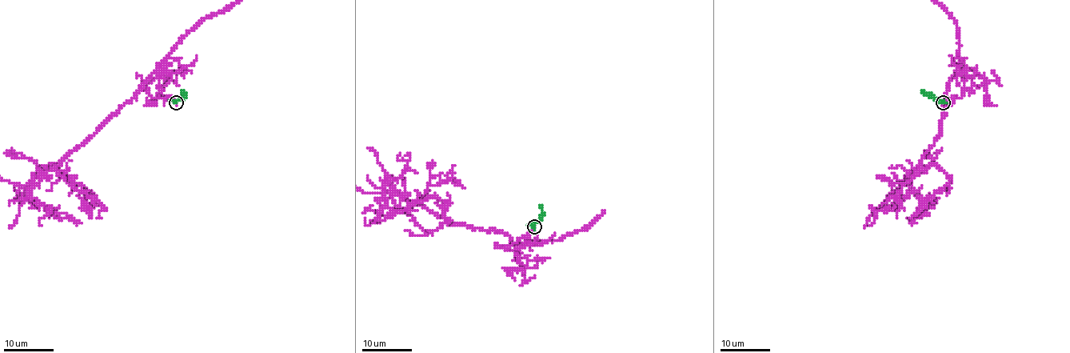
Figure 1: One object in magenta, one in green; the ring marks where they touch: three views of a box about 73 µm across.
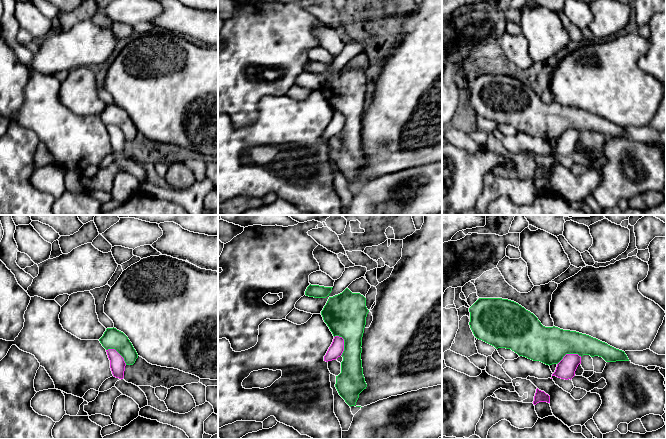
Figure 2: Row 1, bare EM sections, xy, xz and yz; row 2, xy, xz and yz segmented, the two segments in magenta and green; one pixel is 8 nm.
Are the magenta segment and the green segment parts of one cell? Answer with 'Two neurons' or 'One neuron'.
Two neurons

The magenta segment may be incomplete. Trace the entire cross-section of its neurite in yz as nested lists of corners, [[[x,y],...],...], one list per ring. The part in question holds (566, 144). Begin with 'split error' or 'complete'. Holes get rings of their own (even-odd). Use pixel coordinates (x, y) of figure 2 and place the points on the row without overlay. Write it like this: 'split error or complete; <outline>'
complete; [[[566,130],[557,140],[556,146],[552,152],[571,156],[575,152],[575,147],[579,140],[581,140],[581,132],[578,130]]]

